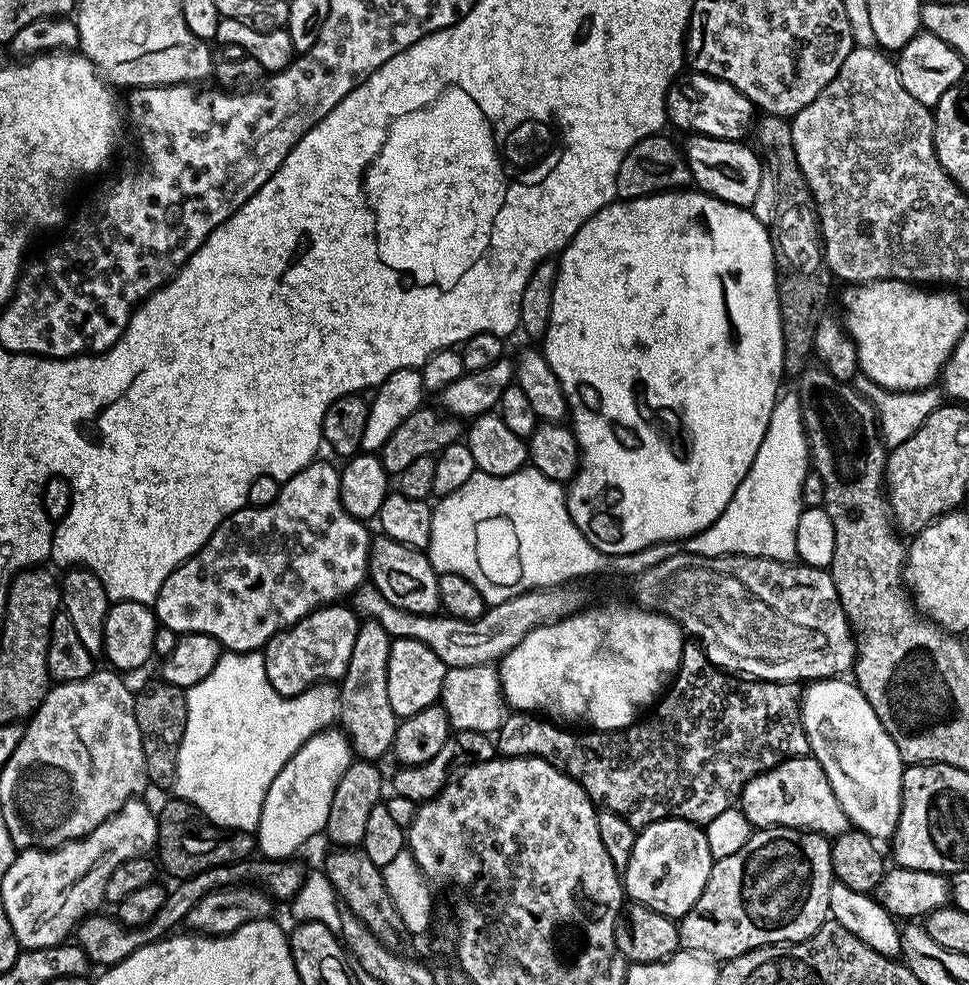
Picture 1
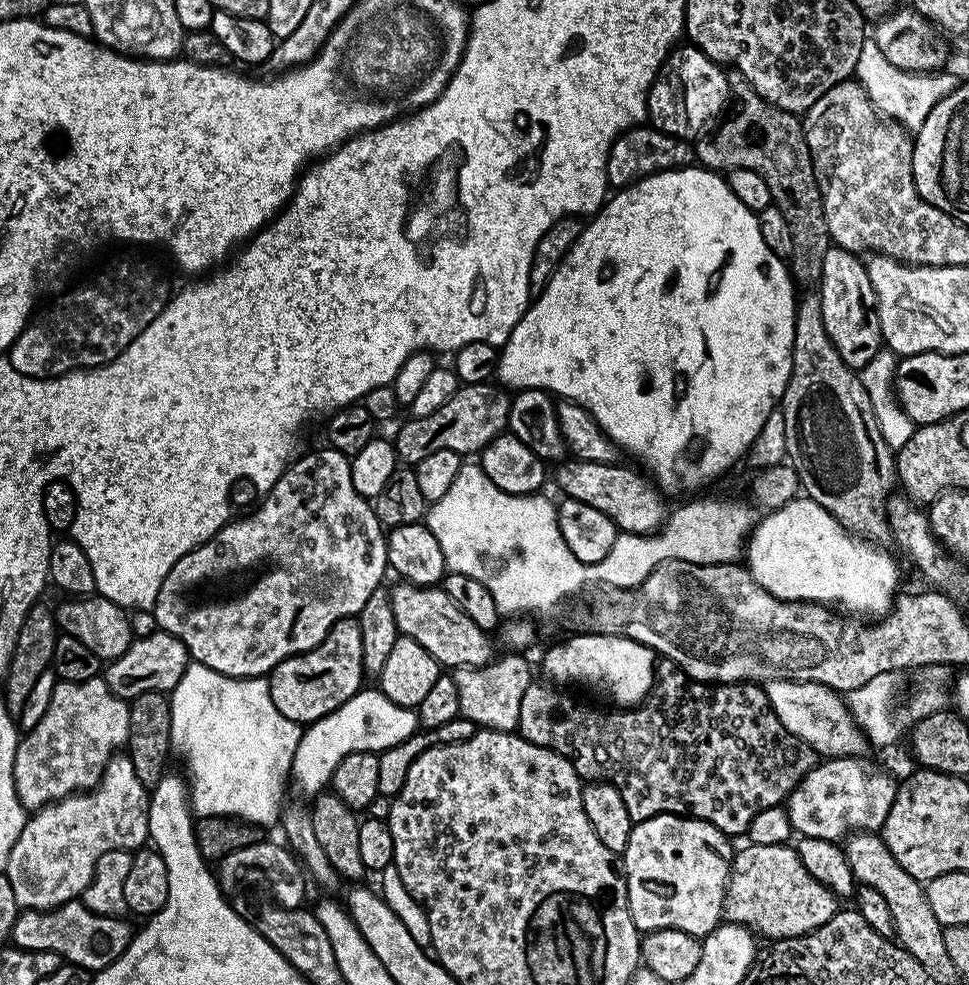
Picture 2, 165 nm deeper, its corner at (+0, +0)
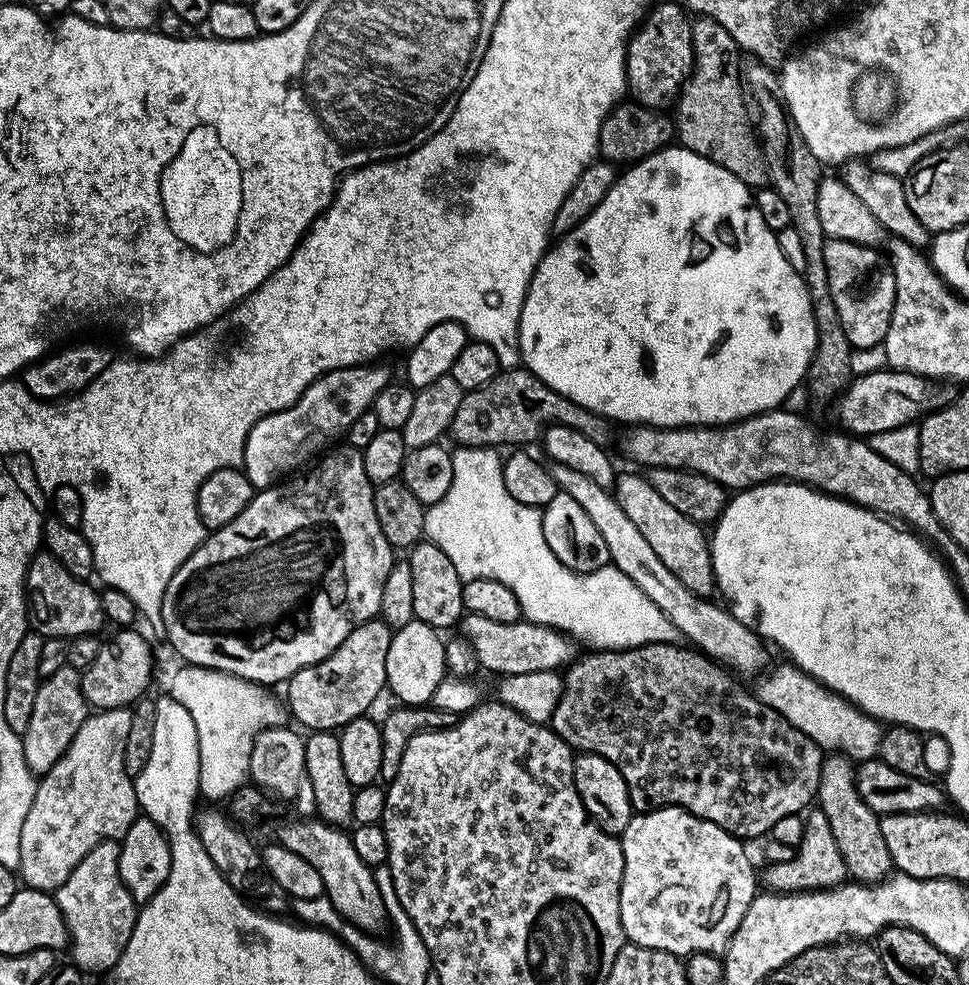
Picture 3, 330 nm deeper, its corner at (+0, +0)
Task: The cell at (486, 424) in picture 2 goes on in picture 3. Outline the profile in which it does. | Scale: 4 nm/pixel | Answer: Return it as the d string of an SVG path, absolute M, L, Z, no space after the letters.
M523 366L505 368L493 380L486 382L486 386L465 392L452 419L450 436L453 436L457 440L455 443L462 448L496 448L501 446L500 444L528 446L549 424L570 426L586 434L586 438L603 445L607 445L612 436L613 425L603 416L558 394Z

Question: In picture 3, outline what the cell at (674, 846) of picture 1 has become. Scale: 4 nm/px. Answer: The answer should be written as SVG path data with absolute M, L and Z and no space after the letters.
M674 807L654 808L651 812L633 815L619 842L624 855L620 917L625 937L638 946L666 950L681 958L696 952L723 953L750 902L758 895L758 872L752 869L752 860L744 849L747 847L722 830L722 826L698 818L685 808Z

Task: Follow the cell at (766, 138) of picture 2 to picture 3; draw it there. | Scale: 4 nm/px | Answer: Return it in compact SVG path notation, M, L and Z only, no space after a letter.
M709 16L692 20L692 45L696 59L692 64L692 75L680 89L674 105L674 123L679 143L694 154L710 158L718 166L728 168L730 174L740 176L742 173L745 184L763 185L768 167L746 103L741 48L734 38L730 38L730 34L726 34L725 28L718 26L718 22Z

